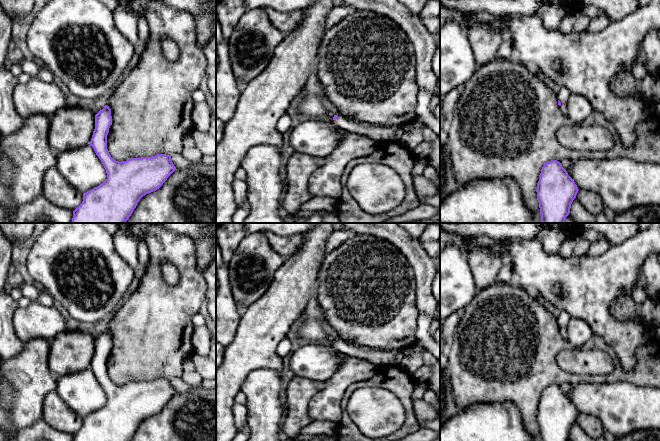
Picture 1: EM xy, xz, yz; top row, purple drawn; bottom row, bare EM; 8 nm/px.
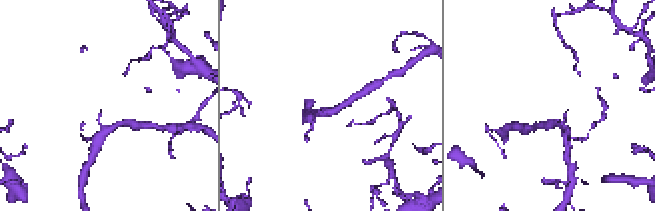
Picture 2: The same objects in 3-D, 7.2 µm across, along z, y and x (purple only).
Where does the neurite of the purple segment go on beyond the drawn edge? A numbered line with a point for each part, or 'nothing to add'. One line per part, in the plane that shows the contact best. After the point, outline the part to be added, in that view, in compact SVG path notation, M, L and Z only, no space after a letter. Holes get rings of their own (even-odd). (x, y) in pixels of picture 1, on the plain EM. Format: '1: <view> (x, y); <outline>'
1: xz (378, 357); M343 339L338 340L337 344L333 344L333 348L342 354L368 361L378 368L387 365L398 366L405 359L403 349L374 349L356 345Z

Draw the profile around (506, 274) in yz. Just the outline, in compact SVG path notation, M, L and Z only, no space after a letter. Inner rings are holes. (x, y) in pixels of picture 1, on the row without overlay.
M506 260L497 275L496 281L503 284L508 284L514 281L514 271L512 264Z

